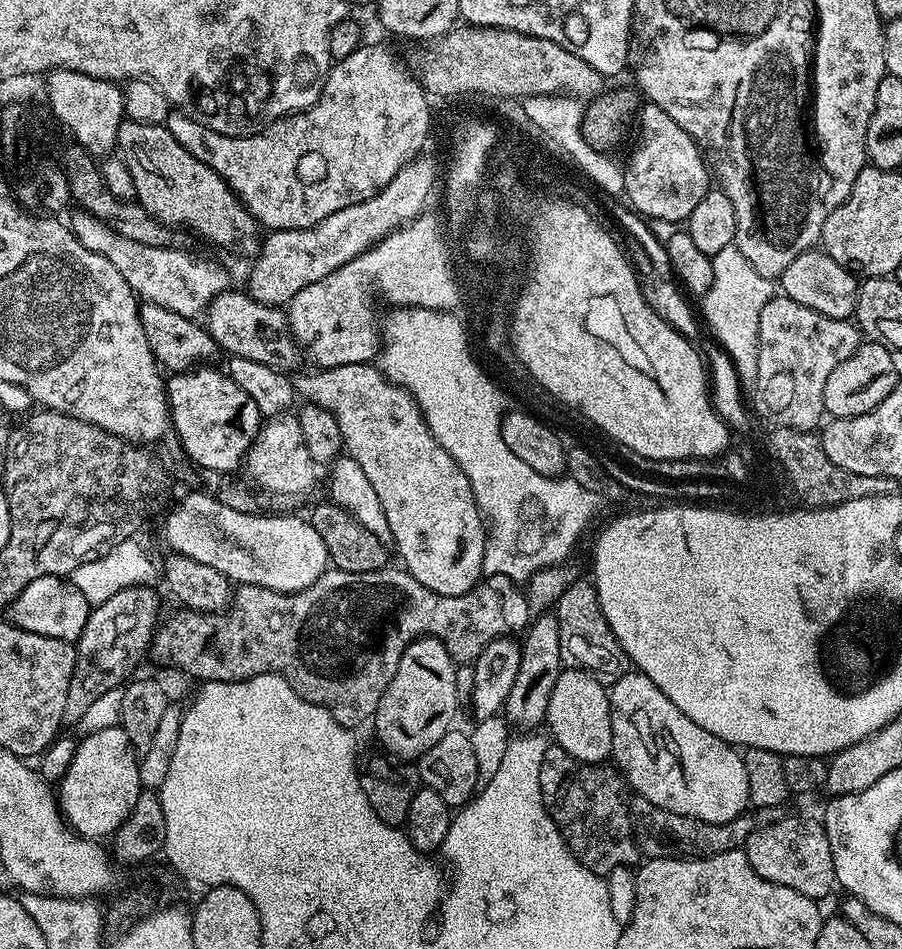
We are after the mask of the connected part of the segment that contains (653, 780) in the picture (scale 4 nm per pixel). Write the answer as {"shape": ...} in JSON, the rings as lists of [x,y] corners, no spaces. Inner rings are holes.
{"shape":[[[630,670],[611,681],[608,705],[612,727],[611,759],[635,795],[674,814],[693,816],[705,822],[730,822],[730,818],[740,816],[749,807],[743,755],[733,745],[710,734],[710,730],[702,730],[698,722],[690,722],[690,718],[686,718],[686,714],[682,714],[682,710],[678,710],[678,706],[674,706],[674,702],[650,682],[650,678]]]}

